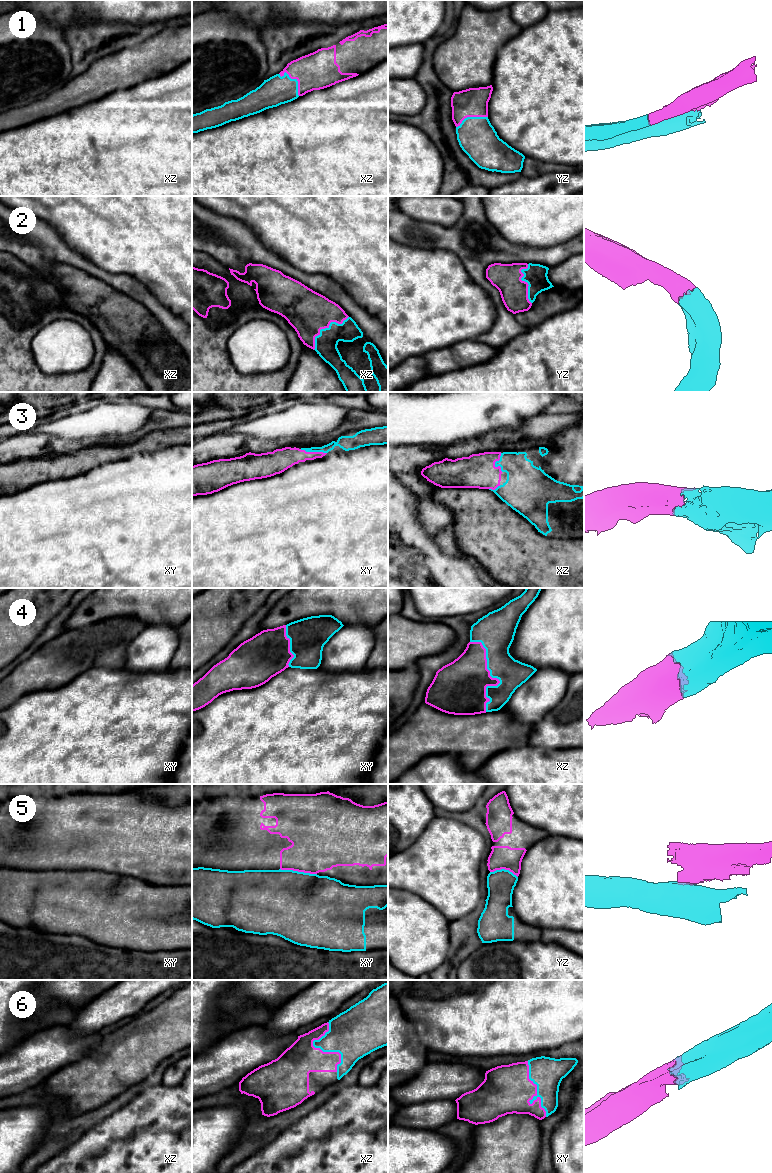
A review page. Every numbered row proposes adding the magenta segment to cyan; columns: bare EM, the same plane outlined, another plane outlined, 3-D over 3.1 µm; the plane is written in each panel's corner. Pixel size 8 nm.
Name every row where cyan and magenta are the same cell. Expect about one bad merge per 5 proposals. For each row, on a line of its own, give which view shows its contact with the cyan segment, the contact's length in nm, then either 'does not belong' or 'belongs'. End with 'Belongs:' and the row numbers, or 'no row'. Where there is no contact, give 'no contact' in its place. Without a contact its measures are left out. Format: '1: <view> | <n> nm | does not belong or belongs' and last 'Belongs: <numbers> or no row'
1: xz | 240 nm | belongs
2: xz | 400 nm | belongs
3: xy | 220 nm | belongs
4: xz | 600 nm | belongs
5: xy | 300 nm | does not belong
6: xy | 480 nm | belongs
Belongs: 1, 2, 3, 4, 6

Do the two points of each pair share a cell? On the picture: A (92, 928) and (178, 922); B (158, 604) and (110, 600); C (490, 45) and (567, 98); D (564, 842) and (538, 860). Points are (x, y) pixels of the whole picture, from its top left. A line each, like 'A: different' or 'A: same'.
A: same
B: same
C: different
D: same

